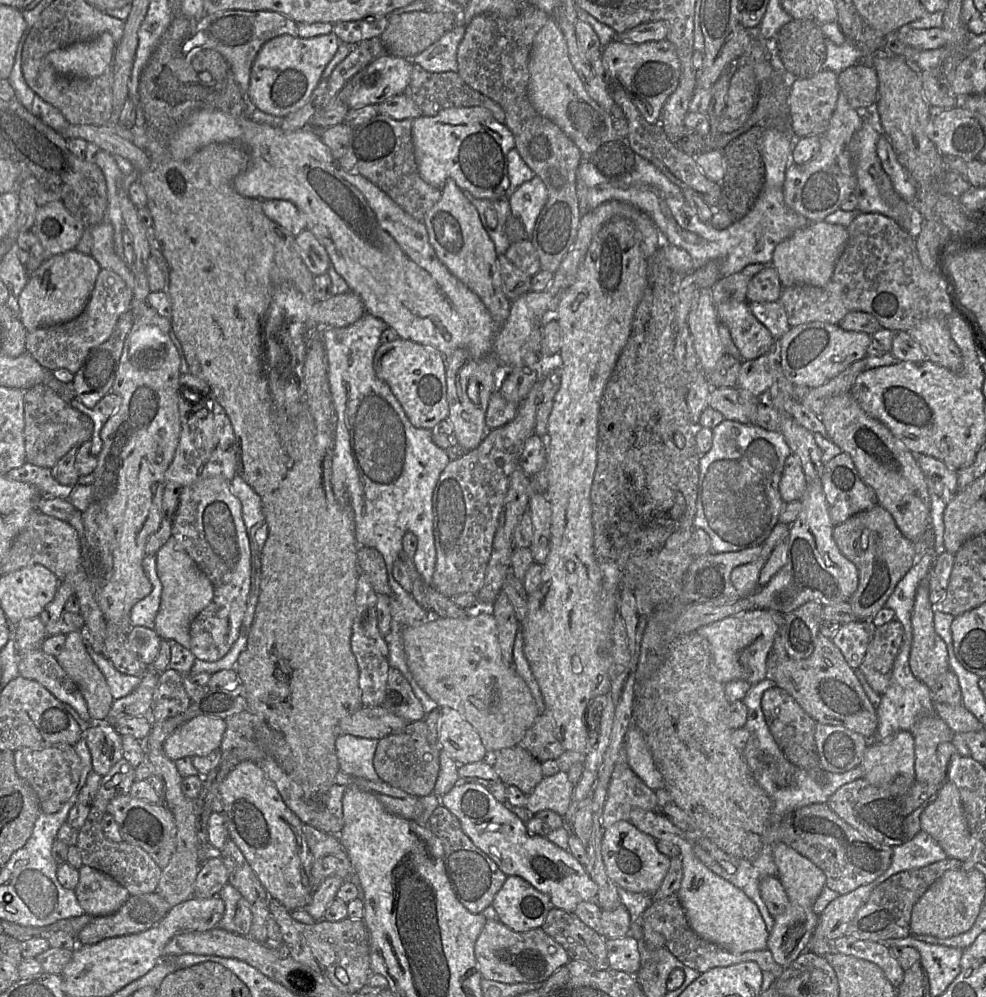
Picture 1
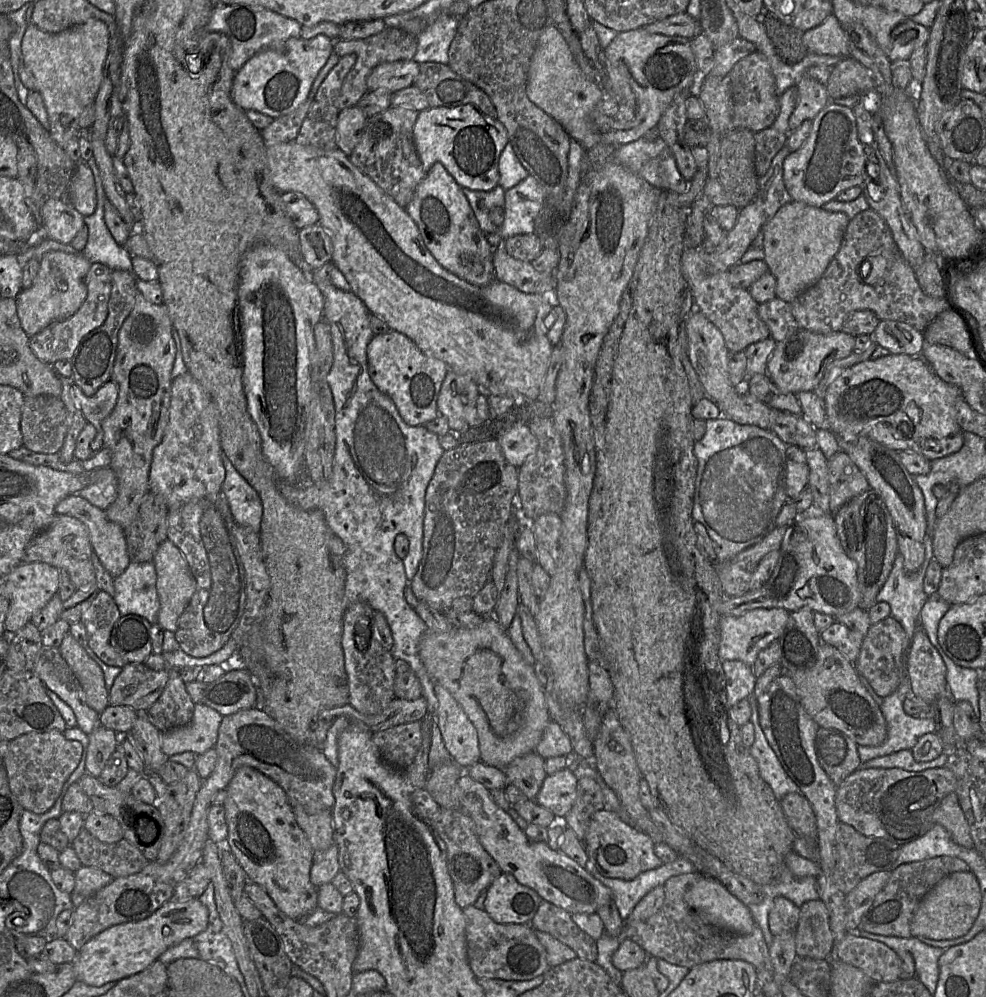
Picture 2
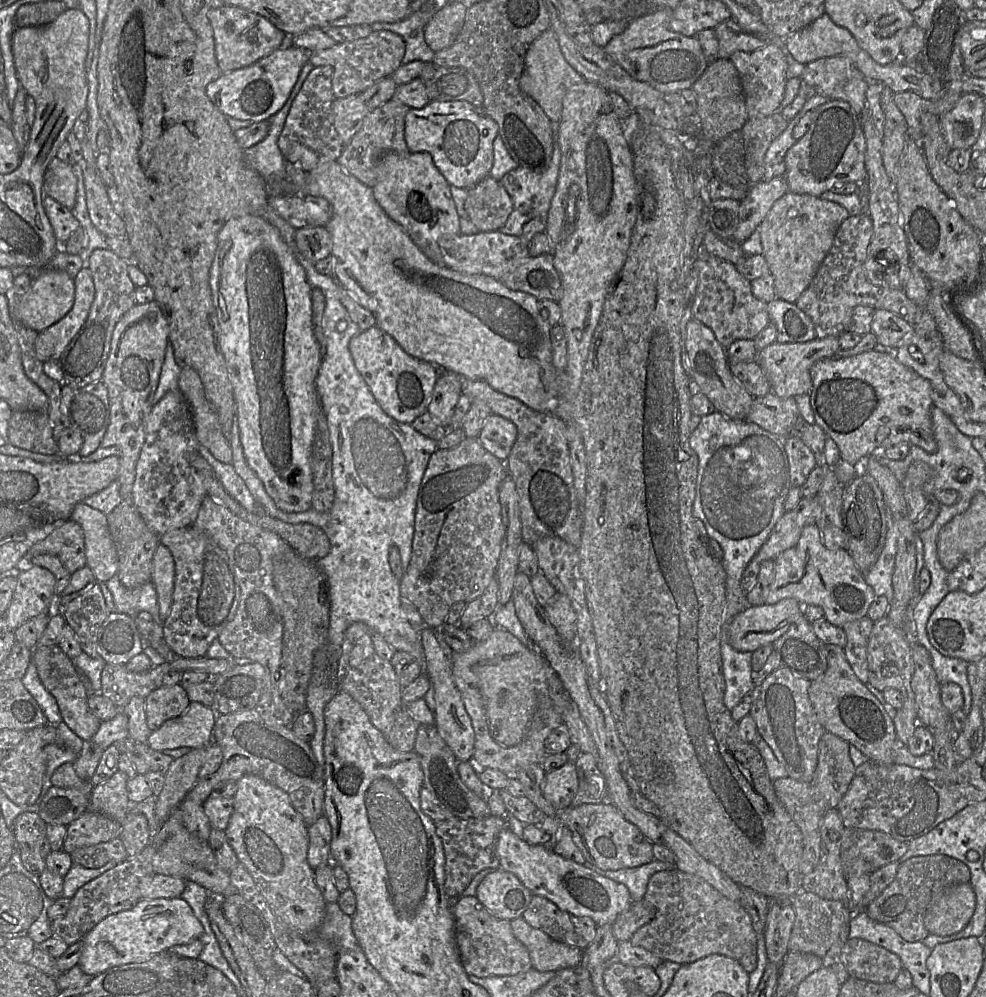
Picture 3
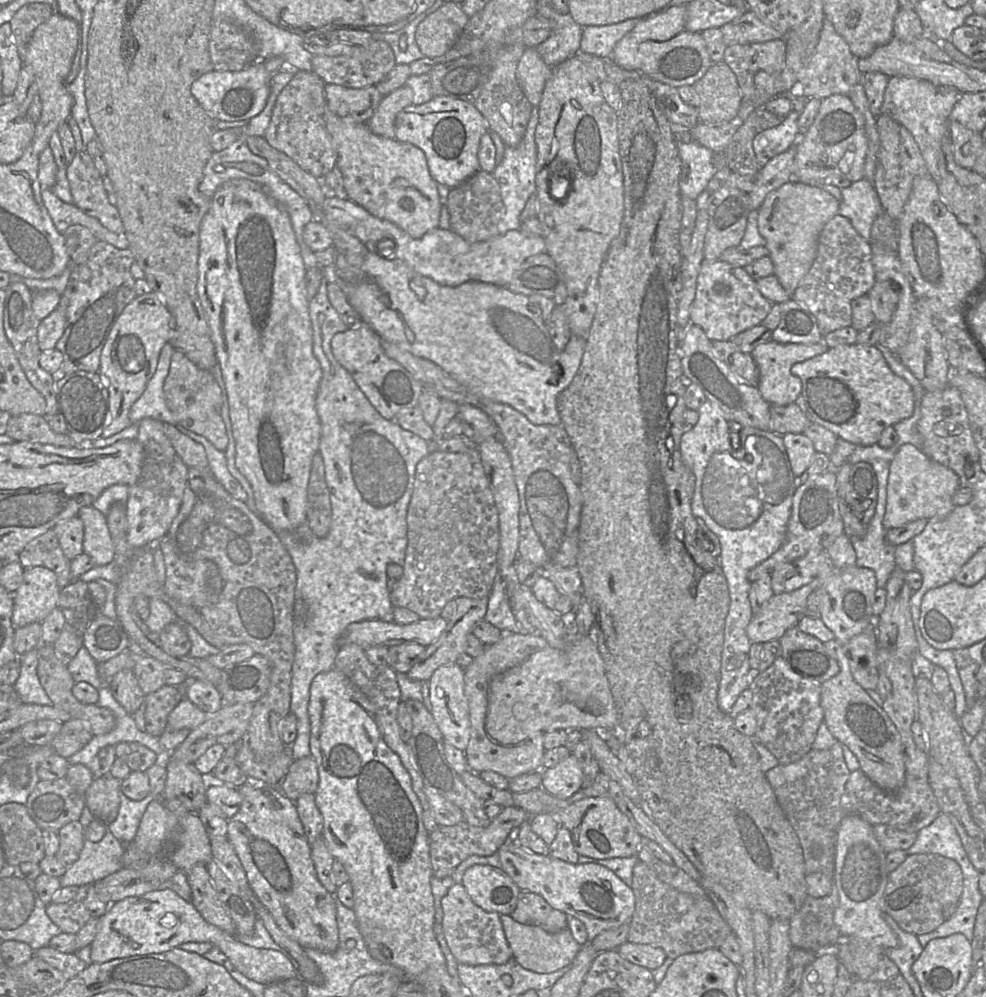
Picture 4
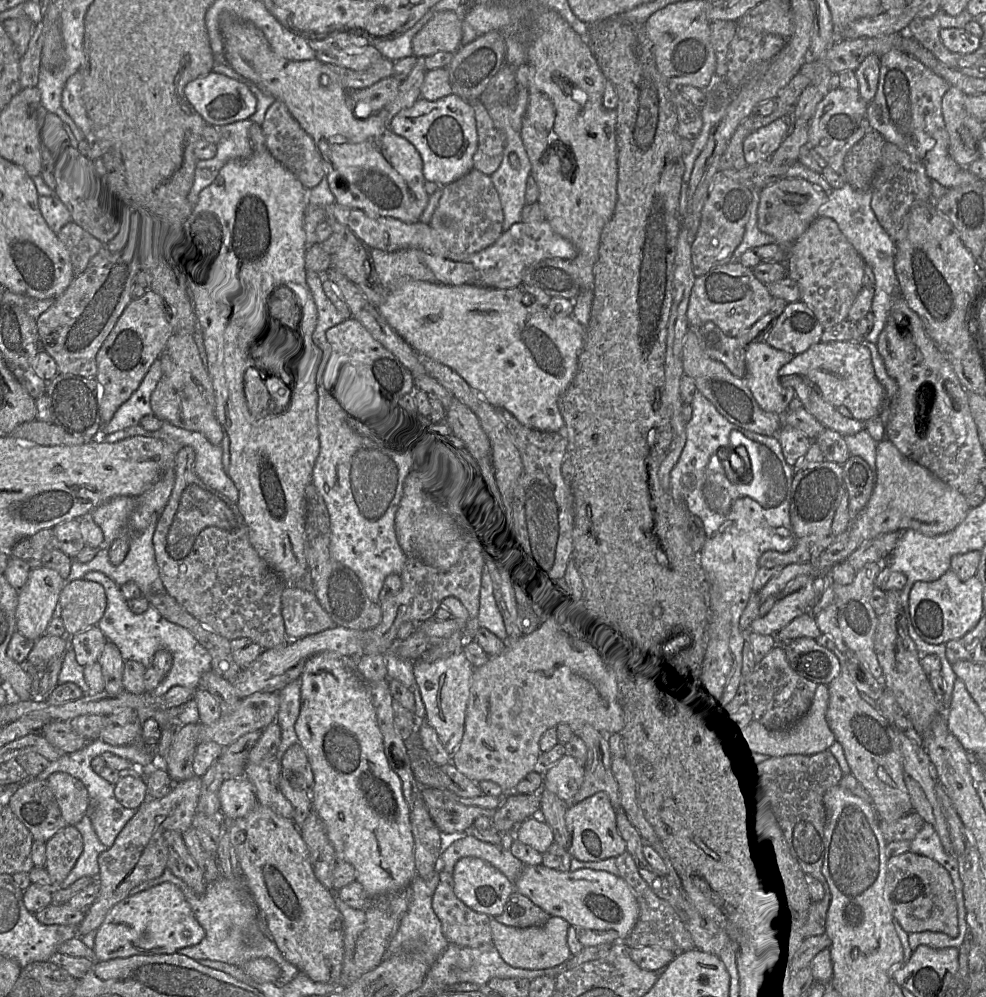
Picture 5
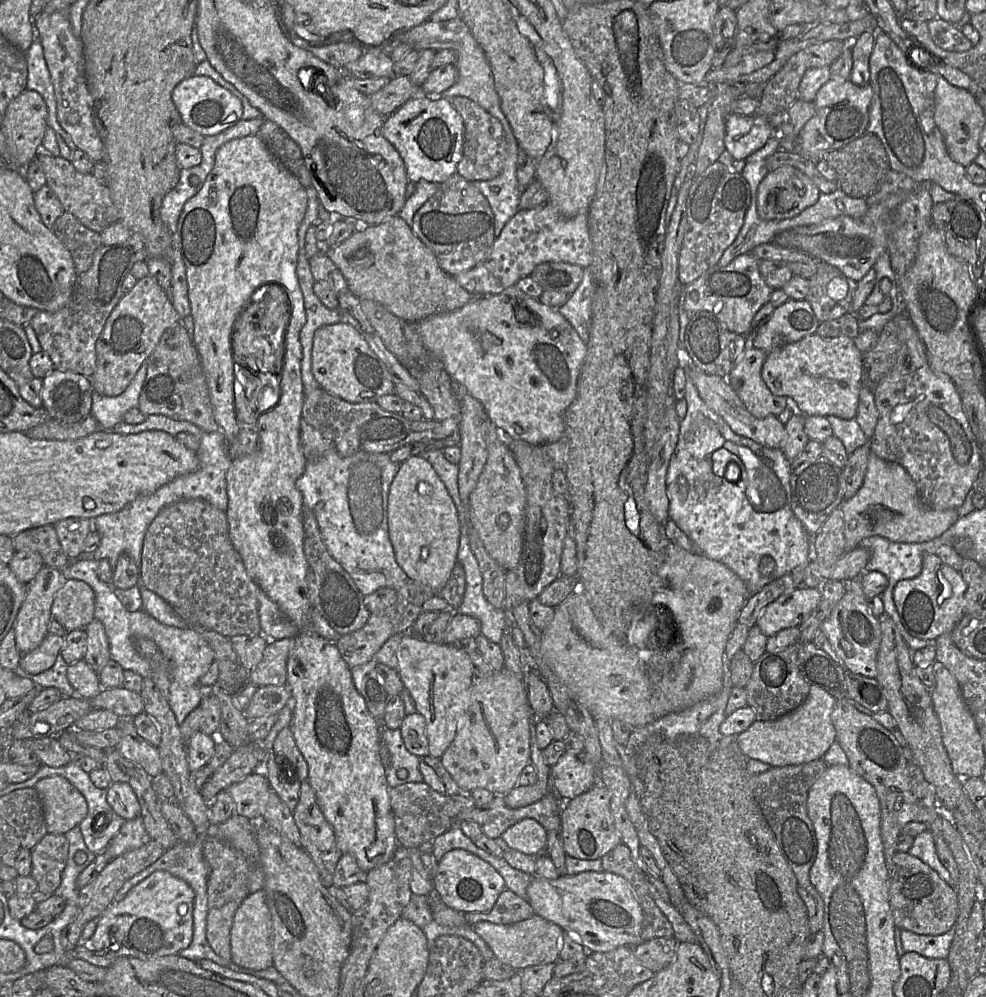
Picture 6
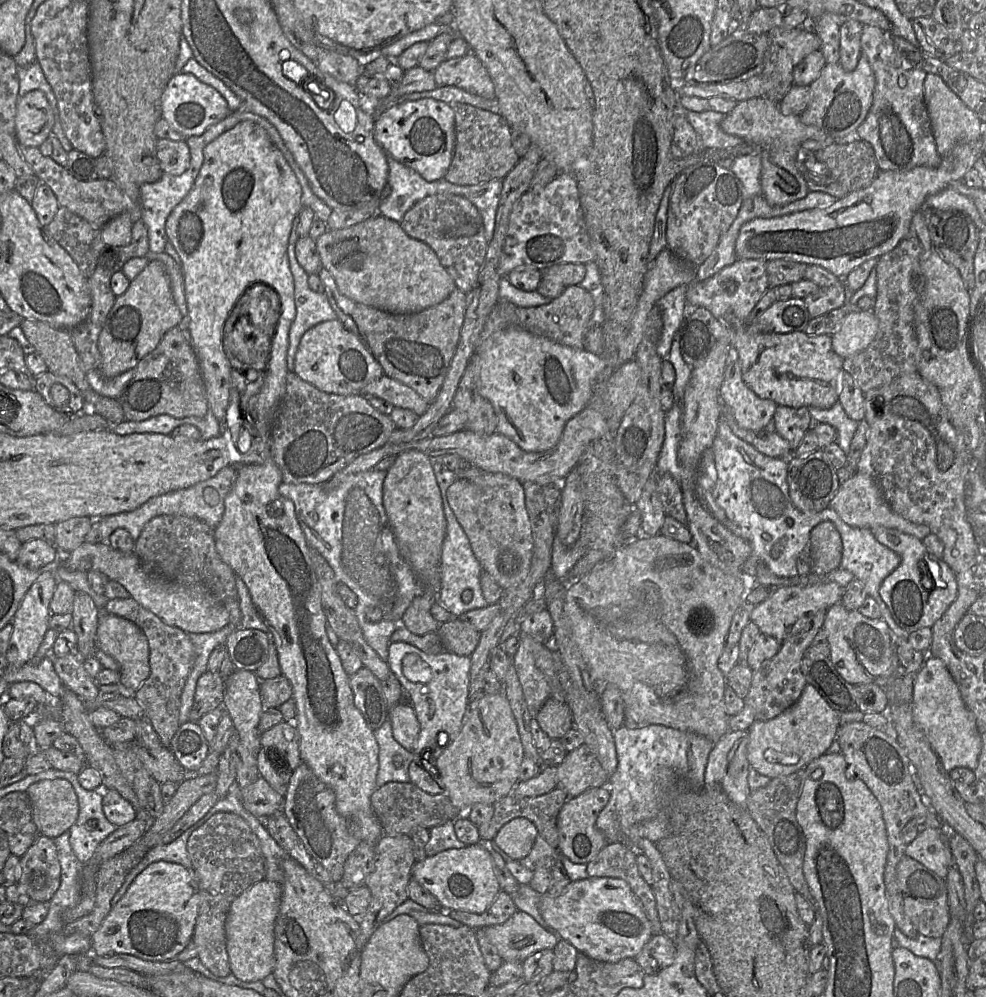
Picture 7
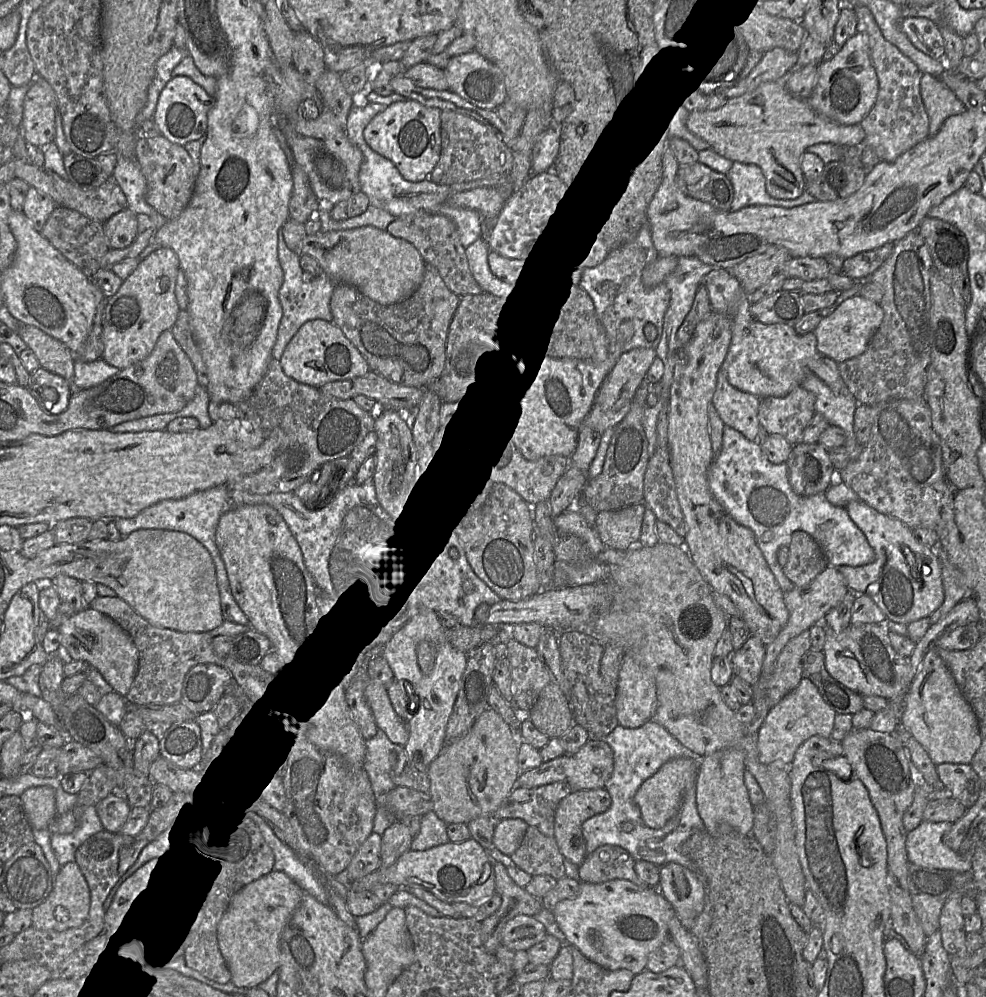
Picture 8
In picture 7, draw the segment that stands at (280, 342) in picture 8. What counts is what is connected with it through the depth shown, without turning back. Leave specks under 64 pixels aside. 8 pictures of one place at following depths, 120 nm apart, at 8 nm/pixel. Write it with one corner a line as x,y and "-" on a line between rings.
298,217
293,223
293,229
288,244
288,258
294,278
294,300
296,316
289,331
289,347
287,353
288,370
293,372
294,359
303,334
315,325
337,319
325,292
317,292
308,284
309,274
296,259
295,246
300,237
298,234

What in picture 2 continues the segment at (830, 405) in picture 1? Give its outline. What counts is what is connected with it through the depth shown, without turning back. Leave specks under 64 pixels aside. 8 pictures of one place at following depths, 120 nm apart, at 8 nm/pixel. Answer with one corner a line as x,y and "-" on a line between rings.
865,436
852,441
839,439
839,447
858,466
870,488
884,500
893,519
904,569
907,573
915,573
925,558
924,536
927,534
927,514
923,493
915,481
915,476
901,462
900,451
892,450

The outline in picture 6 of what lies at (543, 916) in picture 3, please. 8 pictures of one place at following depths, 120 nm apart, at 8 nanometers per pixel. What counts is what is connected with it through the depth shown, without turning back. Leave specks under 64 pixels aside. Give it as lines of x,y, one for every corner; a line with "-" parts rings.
504,890
498,897
495,905
489,912
465,913
467,924
488,921
499,925
512,925
533,916
531,904
511,890

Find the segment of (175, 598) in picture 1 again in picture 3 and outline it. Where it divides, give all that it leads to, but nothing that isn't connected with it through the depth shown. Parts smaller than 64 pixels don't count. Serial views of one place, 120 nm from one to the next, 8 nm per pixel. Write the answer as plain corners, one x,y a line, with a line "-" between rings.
163,544
156,548
153,558
152,582
155,585
161,623
168,617
172,604
175,580
175,562
170,550

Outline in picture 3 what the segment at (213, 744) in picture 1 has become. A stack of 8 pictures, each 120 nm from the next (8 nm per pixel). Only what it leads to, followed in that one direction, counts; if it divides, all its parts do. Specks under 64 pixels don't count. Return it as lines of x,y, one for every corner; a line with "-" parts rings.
192,701
183,715
166,721
160,729
151,732
147,744
158,752
181,747
208,747
213,742
217,715
212,707

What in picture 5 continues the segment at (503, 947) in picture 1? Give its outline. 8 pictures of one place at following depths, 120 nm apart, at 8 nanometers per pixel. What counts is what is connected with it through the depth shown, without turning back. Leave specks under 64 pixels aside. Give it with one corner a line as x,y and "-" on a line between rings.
443,869
439,874
440,881
433,894
432,907
447,941
470,948
492,943
490,916
472,910
457,898
451,873

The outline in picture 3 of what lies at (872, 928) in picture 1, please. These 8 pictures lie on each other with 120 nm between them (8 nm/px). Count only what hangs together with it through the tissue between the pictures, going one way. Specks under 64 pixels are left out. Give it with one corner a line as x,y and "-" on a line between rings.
945,854
911,857
899,864
895,878
867,906
866,913
872,920
893,928
904,940
908,942
922,941
930,934
924,925
924,916
933,897
945,888
970,882
970,876
970,869
965,863

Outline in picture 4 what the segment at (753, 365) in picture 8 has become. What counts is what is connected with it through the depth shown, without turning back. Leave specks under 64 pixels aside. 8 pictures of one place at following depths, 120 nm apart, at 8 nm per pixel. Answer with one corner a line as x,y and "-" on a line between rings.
855,343
831,347
821,355
794,364
791,373
801,379
800,396
805,400
810,422
856,445
878,443
884,429
910,418
915,410
912,387
890,369
876,346

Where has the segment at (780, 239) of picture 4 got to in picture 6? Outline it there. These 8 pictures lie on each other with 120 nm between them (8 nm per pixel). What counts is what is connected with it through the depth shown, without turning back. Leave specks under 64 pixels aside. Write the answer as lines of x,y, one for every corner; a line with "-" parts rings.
784,165
768,171
758,186
757,210
763,220
785,220
814,205
820,195
817,186
799,169

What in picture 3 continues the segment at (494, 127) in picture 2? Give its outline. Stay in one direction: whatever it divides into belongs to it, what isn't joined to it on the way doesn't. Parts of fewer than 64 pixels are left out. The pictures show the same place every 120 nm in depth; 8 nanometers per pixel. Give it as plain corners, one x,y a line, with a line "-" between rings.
430,101
422,109
410,109
405,116
404,137
411,153
428,152
448,183
470,189
489,176
493,165
493,142
497,123
480,107
467,101

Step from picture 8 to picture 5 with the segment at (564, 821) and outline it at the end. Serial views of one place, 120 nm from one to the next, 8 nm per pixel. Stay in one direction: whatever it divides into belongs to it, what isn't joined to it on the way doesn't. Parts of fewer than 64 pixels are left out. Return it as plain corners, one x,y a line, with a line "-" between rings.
605,791
595,794
571,804
566,811
566,825
568,830
568,850
572,857
583,861
597,861
610,857
617,857
626,848
626,841
617,827
617,813
610,797

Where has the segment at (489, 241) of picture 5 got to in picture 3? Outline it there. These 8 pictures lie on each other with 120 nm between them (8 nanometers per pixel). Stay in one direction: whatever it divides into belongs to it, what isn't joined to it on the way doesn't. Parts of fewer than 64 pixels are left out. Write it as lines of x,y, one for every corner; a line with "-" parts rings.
489,175
468,189
464,209
479,232
492,232
505,224
513,204
501,182

